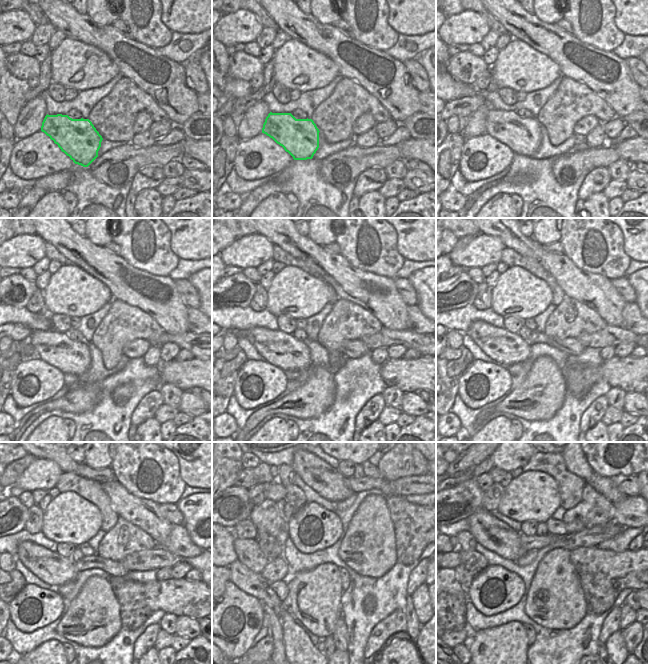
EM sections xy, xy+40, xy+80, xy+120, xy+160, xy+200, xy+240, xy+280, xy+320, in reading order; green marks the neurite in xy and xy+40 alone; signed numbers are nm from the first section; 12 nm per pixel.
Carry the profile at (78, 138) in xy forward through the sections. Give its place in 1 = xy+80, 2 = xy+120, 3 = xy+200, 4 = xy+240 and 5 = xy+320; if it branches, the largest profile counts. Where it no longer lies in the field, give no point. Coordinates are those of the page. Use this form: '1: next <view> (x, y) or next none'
1: next xy+80 (523, 136)
2: next xy+120 (57, 349)
3: next xy+200 (506, 348)
4: next xy+240 (53, 569)
5: next xy+320 (491, 533)

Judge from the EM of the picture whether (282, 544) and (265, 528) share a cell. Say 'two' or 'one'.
one

